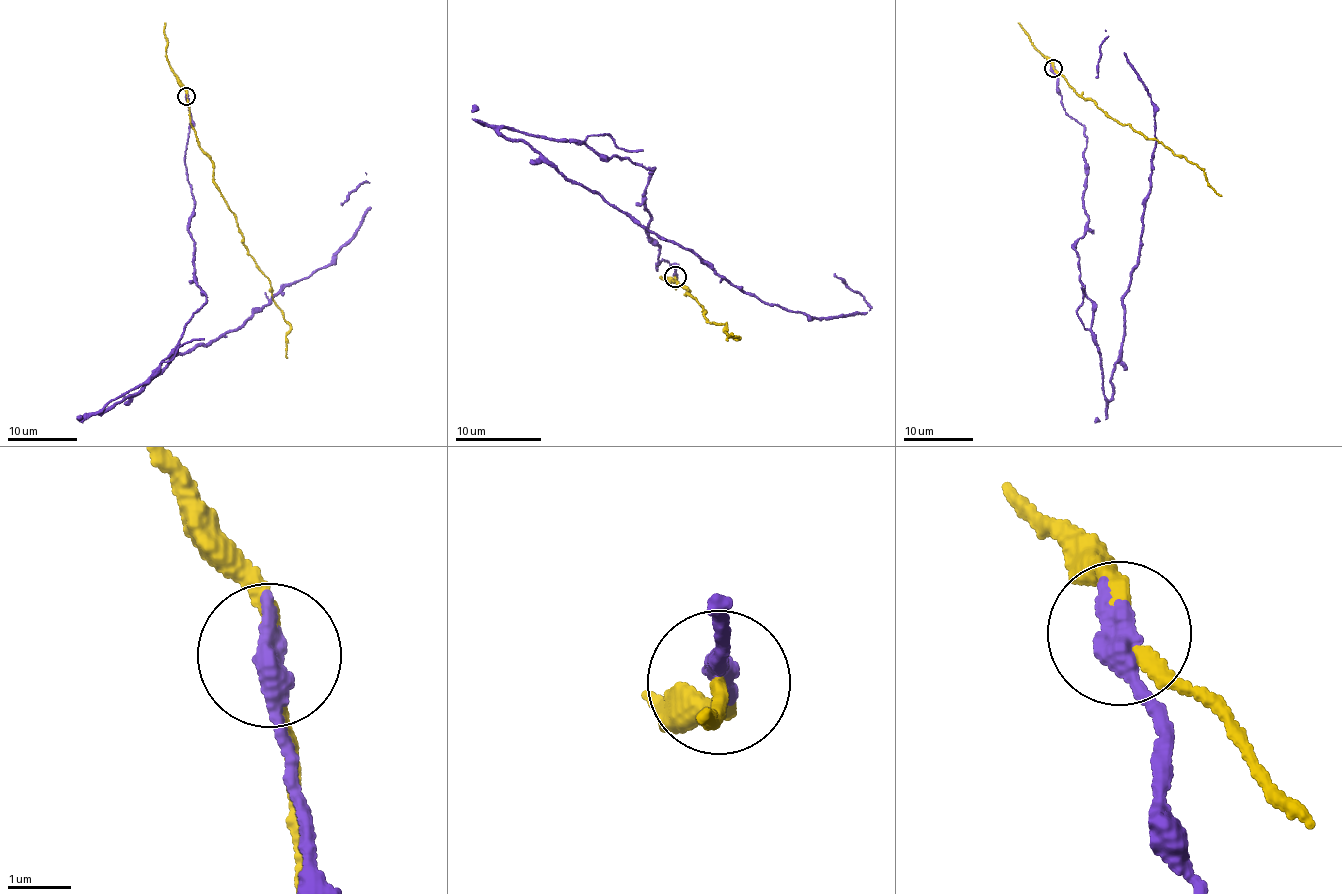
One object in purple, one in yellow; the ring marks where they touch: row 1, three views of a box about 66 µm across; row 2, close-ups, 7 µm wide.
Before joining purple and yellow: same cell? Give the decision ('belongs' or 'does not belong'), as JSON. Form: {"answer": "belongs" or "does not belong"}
{"answer": "does not belong"}

